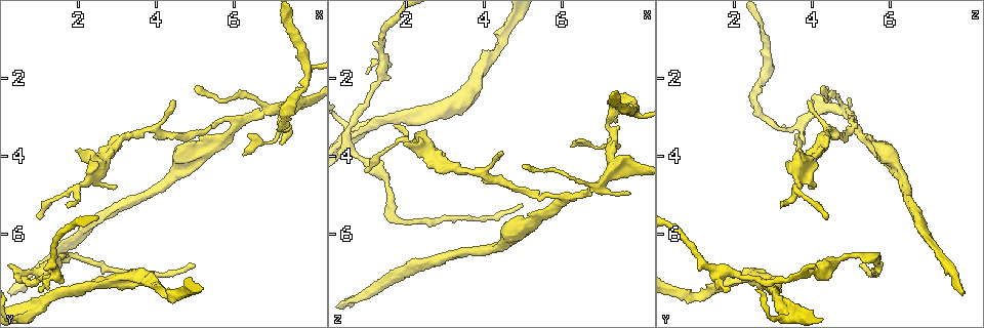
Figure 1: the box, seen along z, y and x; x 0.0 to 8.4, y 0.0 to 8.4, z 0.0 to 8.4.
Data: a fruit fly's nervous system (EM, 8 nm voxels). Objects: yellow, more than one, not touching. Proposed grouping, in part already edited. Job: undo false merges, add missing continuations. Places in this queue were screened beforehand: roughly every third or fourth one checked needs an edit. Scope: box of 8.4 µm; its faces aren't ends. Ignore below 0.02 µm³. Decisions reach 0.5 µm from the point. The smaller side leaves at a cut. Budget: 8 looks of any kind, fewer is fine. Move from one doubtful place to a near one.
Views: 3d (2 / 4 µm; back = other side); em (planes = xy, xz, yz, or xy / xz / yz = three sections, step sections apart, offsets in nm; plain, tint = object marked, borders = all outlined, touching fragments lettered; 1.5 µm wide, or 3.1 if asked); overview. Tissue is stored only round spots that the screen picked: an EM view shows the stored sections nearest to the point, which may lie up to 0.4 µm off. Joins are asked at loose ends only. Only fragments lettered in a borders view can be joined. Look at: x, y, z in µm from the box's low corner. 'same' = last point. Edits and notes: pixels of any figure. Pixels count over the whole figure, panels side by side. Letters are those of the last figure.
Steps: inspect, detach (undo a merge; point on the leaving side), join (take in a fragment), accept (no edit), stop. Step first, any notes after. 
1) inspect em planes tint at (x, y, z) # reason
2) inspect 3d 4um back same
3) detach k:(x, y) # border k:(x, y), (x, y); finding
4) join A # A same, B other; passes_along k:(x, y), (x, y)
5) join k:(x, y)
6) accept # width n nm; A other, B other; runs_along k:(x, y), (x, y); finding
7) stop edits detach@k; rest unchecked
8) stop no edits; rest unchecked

inspect em xz step 4 tint at (5.05, 2.20, 4.25) # branch stops here

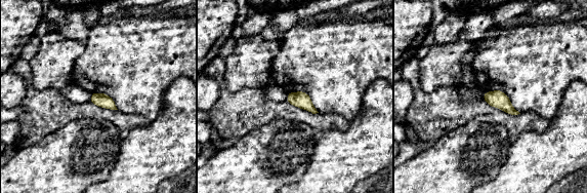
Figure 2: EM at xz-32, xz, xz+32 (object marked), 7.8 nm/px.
inspect em xy step 8 borders same # cut it another way

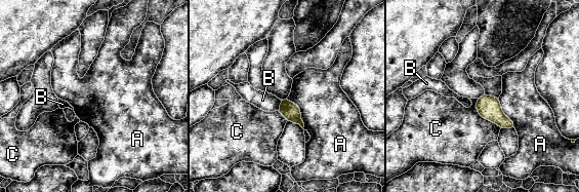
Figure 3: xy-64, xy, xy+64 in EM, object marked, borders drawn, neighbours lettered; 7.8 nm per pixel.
accept # A other, B other, C other; no lettered fragment goes on from it

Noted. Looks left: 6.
inspect em planes borders at (2.95, 4.80, 3.90) # an open end

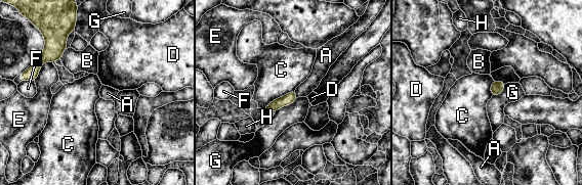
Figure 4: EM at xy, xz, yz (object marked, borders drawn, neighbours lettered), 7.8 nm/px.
accept # A other, B other, C other, D other, E other, F other, G other, H other; border 4:(294, 90), (274, 99), (264, 109); none of them fits

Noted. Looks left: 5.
inspect em xy step 4 tint at (7.25, 3.30, 3.20) # a narrow waist

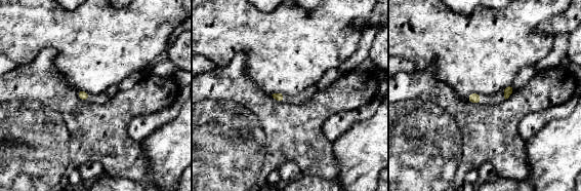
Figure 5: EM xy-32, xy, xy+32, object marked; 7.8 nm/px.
inspect em planes borders same

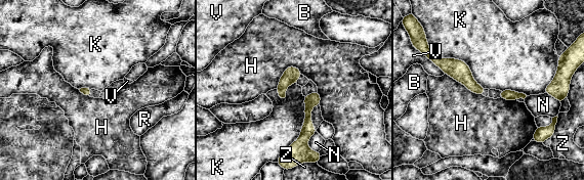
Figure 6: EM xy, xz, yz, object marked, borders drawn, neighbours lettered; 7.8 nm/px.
accept # width 60 nm; B other, H other, K other, N other, R other, V other, Z other; runs_along 6:(438, 60), (456, 69), (481, 90); continuous, no second neuron

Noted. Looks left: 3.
stop no edits; rest unchecked

